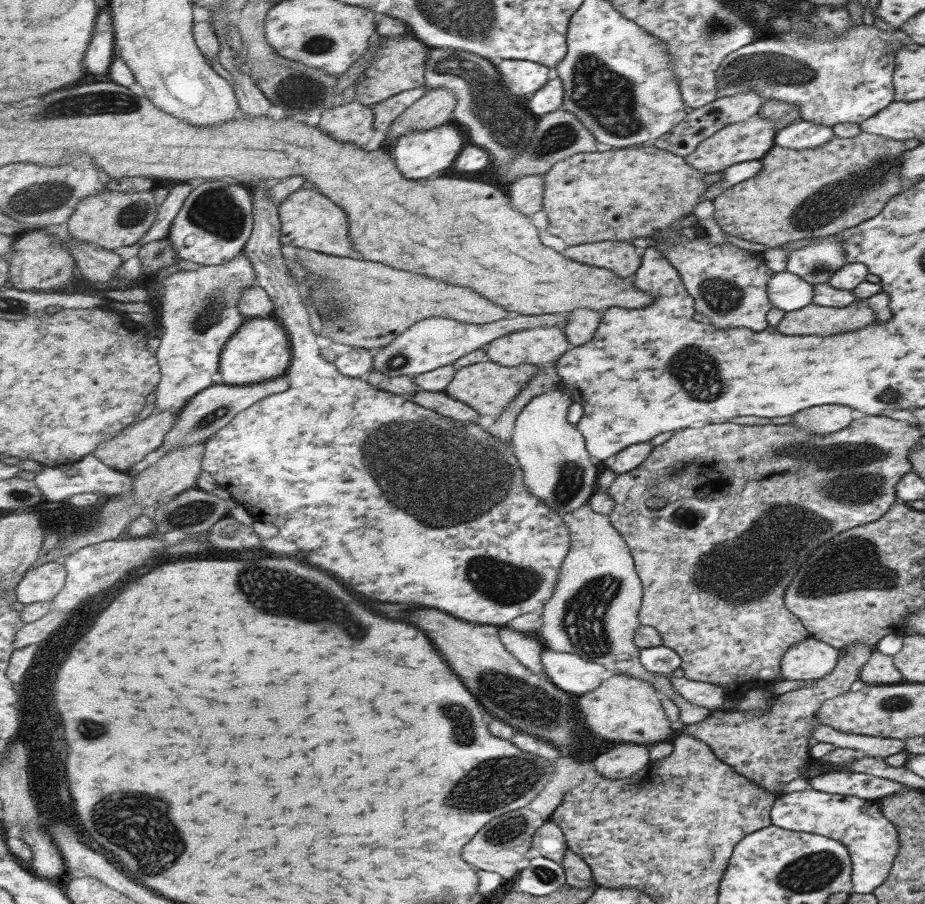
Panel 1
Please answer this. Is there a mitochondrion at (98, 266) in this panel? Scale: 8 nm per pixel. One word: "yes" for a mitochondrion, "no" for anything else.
no

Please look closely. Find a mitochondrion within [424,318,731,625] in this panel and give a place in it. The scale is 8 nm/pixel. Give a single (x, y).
(504, 583)

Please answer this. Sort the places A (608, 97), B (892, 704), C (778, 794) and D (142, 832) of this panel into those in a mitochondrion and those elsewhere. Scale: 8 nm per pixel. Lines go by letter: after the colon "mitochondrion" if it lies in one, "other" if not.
A: mitochondrion
B: mitochondrion
C: other
D: mitochondrion

